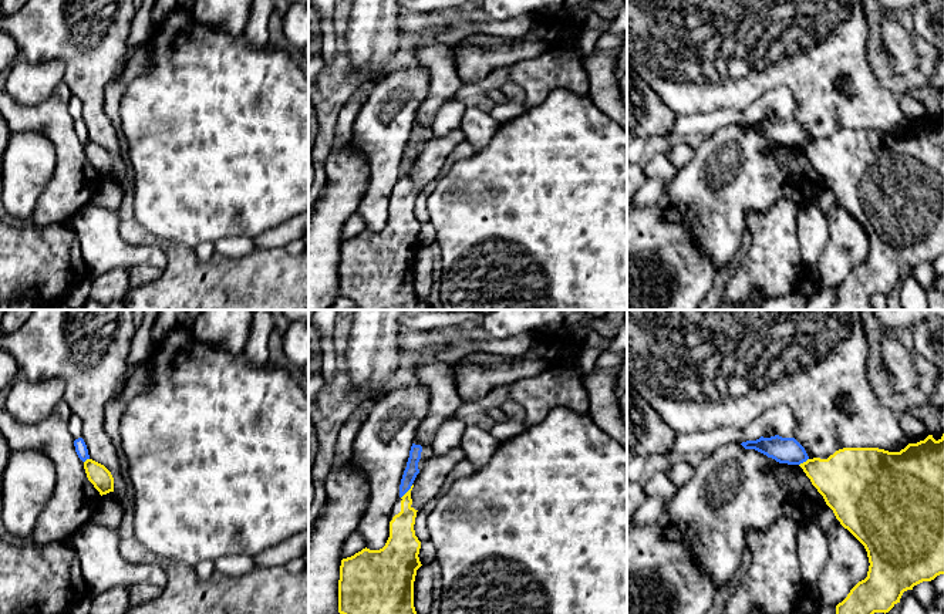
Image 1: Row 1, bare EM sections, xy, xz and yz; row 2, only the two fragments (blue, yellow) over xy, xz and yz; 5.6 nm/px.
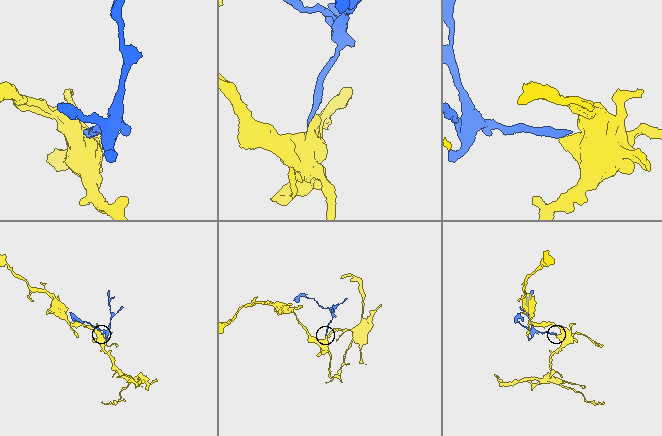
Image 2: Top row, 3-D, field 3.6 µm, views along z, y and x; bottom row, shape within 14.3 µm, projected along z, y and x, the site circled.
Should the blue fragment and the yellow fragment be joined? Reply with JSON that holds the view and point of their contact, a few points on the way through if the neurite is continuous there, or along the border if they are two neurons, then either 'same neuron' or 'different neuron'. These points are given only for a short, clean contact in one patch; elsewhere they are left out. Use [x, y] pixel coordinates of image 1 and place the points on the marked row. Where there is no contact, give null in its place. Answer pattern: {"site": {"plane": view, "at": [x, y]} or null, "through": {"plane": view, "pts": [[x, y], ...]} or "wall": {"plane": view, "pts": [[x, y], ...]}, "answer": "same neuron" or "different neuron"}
{"site": {"plane": "xz", "at": [407, 491]}, "wall": {"plane": "xz", "pts": [[412, 485], [401, 498]]}, "answer": "different neuron"}

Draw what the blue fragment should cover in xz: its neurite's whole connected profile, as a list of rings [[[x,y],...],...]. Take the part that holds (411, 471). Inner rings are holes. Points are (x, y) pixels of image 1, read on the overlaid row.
[[[412,443],[407,468],[404,470],[399,485],[399,497],[402,497],[411,489],[417,475],[419,473],[418,462],[421,459],[421,452],[422,452],[422,446]]]

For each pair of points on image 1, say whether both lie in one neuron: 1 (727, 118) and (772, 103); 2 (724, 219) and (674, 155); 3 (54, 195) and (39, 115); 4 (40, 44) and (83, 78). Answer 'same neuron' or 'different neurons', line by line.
1: same neuron
2: different neurons
3: same neuron
4: same neuron

